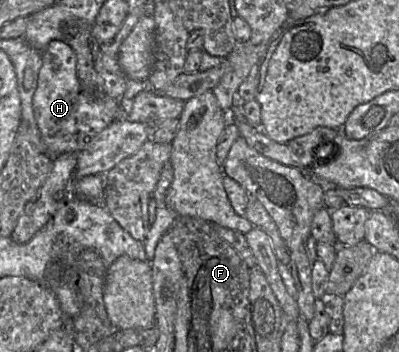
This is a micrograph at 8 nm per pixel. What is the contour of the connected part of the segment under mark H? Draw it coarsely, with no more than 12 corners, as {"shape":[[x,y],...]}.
{"shape":[[66,41],[43,52],[32,105],[47,154],[78,154],[113,121],[127,77],[100,46],[91,97]]}

